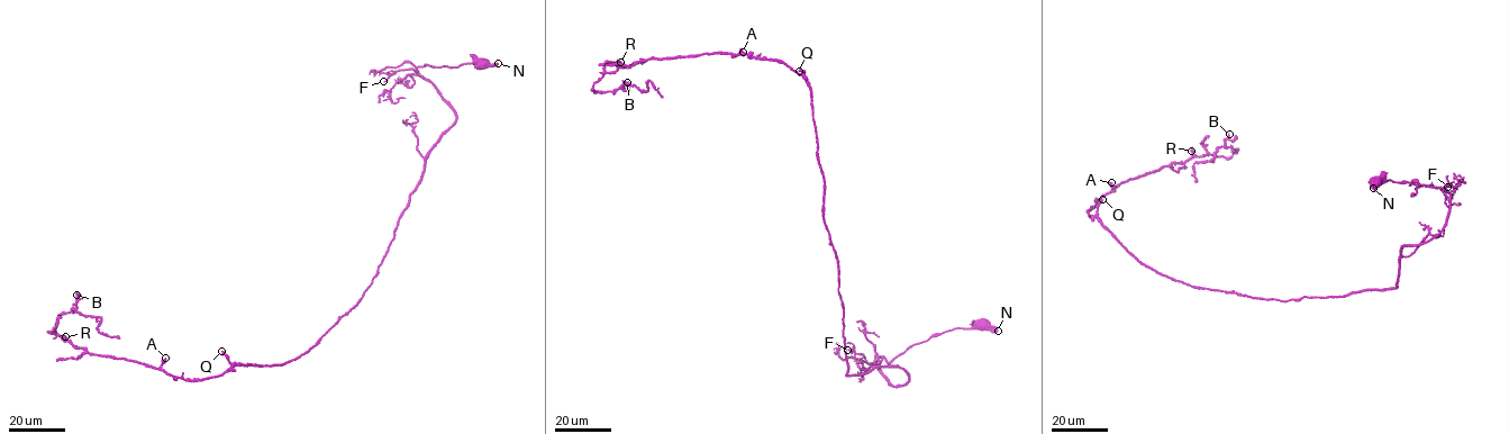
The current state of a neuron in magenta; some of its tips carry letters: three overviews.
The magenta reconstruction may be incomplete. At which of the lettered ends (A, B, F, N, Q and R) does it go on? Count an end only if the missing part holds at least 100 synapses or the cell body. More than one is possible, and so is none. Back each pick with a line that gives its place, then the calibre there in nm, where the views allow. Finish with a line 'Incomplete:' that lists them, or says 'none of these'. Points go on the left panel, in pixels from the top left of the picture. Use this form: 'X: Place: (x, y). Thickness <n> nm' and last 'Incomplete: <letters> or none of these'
Q: Place: (221, 351). Thickness 260 nm
Incomplete: Q

